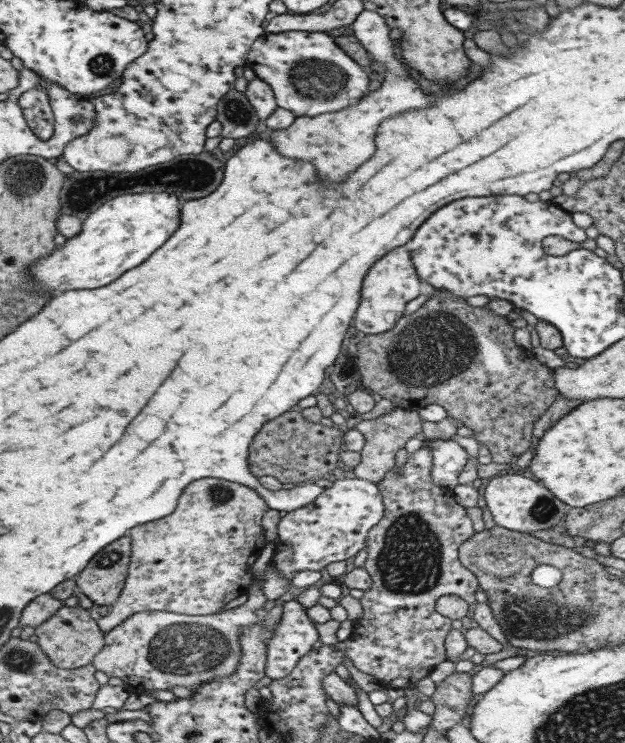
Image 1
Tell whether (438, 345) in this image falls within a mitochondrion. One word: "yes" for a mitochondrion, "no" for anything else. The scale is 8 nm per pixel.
yes

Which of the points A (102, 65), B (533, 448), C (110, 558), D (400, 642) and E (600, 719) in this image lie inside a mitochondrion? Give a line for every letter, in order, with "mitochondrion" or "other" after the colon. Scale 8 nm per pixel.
A: mitochondrion
B: other
C: mitochondrion
D: other
E: mitochondrion

